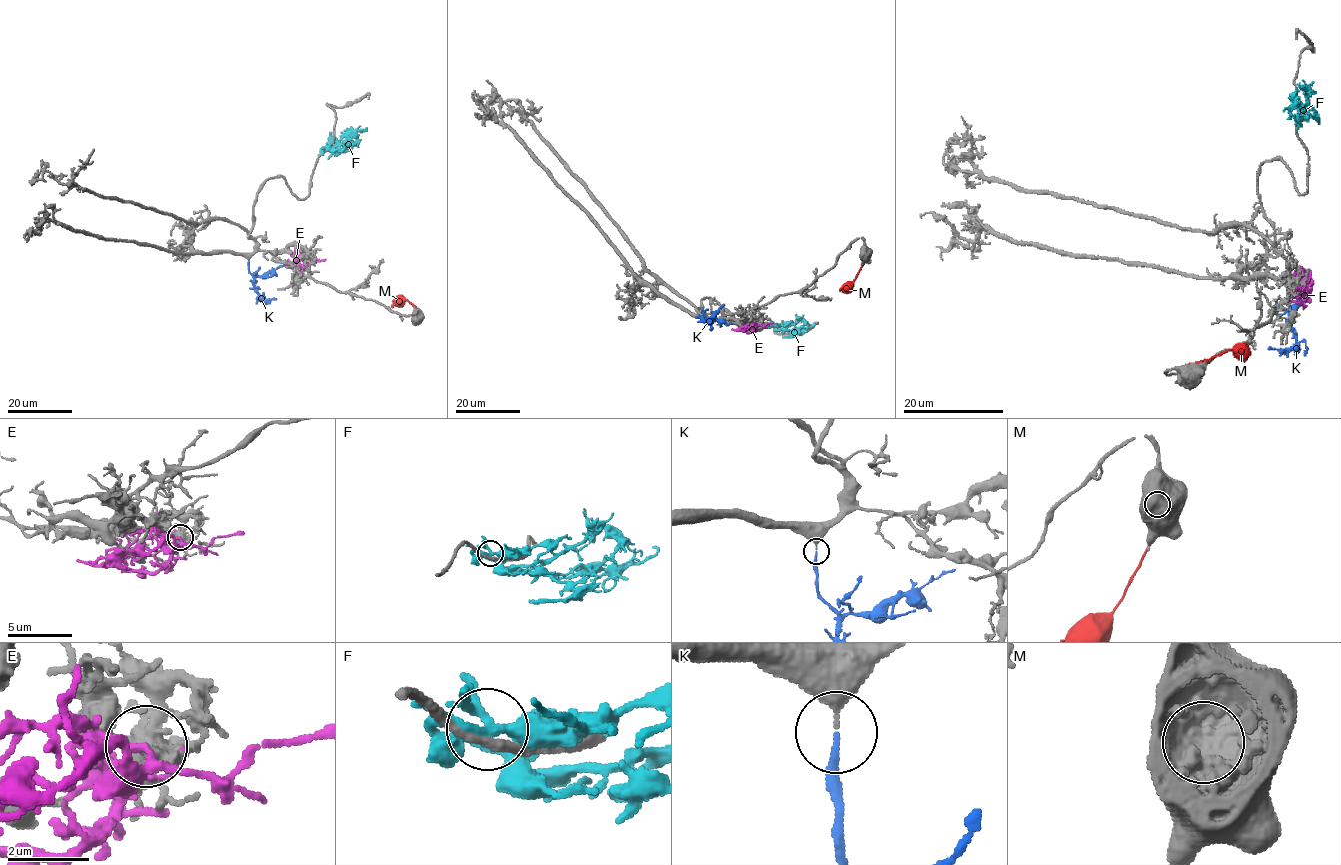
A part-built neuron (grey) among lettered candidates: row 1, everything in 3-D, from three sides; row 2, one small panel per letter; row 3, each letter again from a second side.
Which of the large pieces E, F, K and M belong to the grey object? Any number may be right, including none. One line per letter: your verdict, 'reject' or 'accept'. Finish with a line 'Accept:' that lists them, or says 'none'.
E: reject
F: reject
K: accept
M: reject
Accept: K

